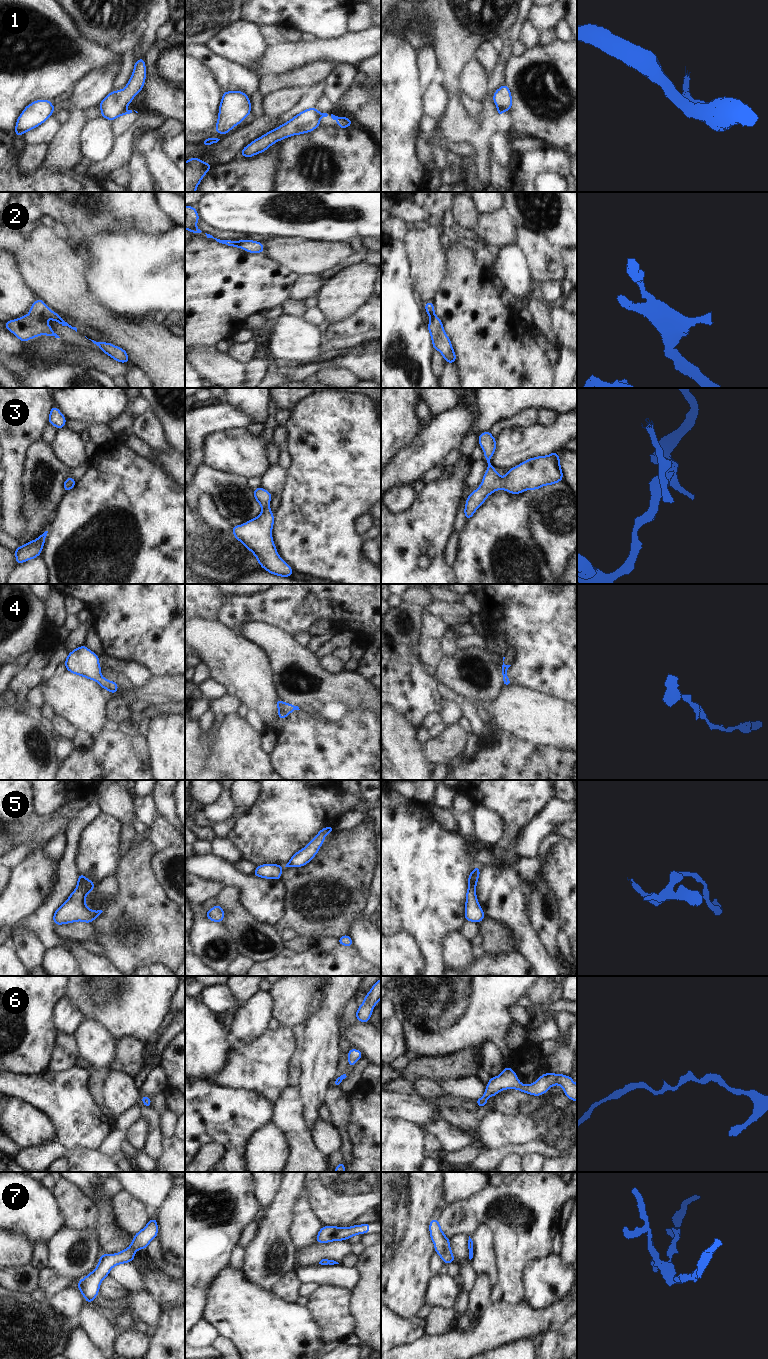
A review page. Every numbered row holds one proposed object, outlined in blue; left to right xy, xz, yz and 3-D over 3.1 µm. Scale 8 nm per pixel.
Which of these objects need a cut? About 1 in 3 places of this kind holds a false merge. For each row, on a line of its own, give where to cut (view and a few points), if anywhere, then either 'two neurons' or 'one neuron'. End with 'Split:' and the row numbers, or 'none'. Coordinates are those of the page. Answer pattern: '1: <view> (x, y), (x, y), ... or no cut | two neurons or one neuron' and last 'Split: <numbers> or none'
1: xz (319, 112), (320, 118) | two neurons
2: no cut | one neuron
3: no cut | one neuron
4: no cut | one neuron
5: no cut | one neuron
6: no cut | one neuron
7: no cut | one neuron
Split: 1

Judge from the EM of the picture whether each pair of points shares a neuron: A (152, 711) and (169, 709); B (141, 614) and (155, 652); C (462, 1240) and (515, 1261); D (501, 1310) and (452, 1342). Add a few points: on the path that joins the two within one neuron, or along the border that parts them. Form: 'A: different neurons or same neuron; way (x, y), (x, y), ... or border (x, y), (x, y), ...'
A: same neuron; way (156, 710), (165, 709)
B: same neuron; way (150, 623), (151, 640), (154, 643)
C: different neurons; border (468, 1235), (456, 1234), (450, 1239)
D: same neuron; way (489, 1322), (469, 1342), (464, 1342)

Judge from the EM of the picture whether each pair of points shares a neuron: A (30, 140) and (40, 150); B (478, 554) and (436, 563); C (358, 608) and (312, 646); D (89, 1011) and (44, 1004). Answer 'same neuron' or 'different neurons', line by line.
A: different neurons
B: different neurons
C: different neurons
D: different neurons

